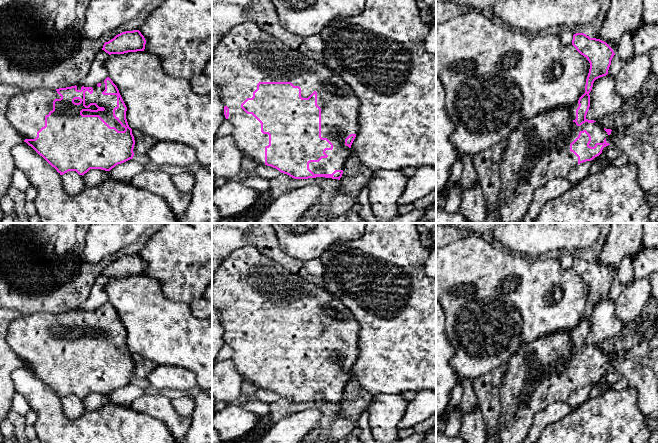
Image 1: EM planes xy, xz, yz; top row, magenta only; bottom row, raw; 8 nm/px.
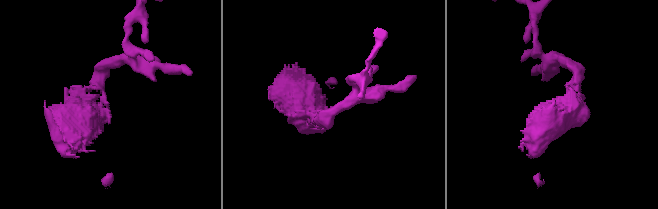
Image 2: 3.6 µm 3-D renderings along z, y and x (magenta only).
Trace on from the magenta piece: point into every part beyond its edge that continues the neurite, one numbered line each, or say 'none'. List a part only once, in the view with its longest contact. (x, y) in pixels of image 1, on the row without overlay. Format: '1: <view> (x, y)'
1: xz (246, 279)

